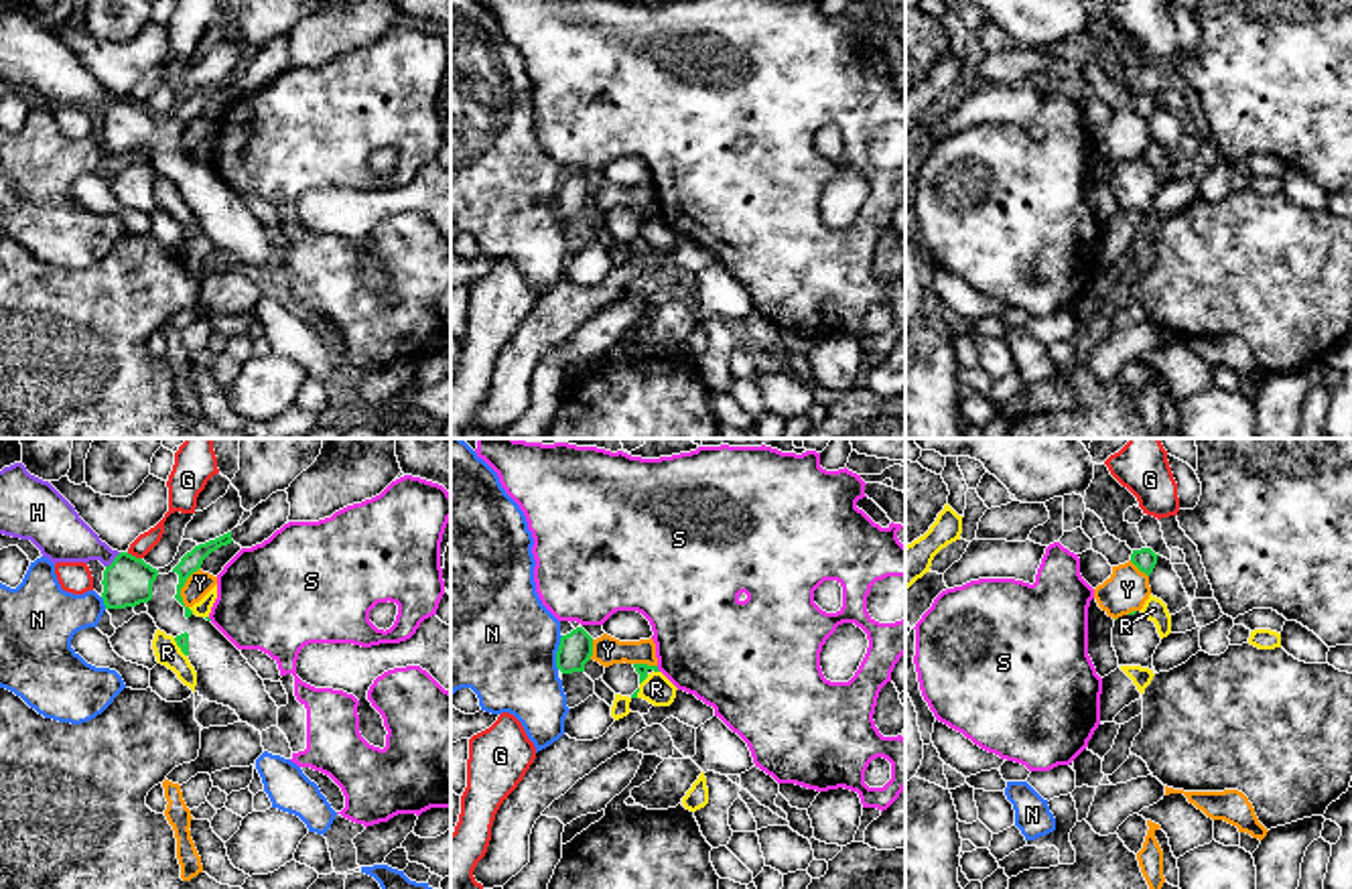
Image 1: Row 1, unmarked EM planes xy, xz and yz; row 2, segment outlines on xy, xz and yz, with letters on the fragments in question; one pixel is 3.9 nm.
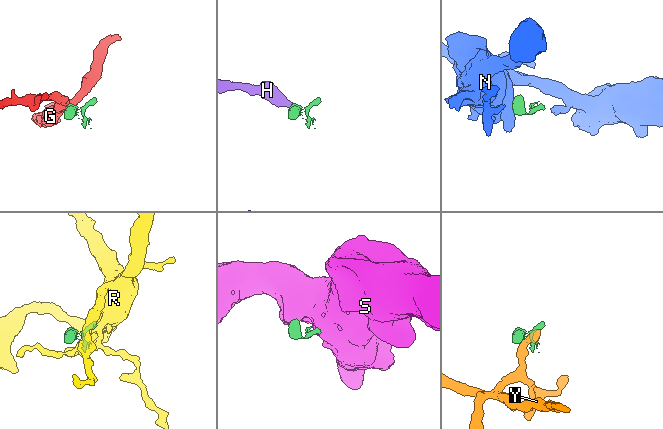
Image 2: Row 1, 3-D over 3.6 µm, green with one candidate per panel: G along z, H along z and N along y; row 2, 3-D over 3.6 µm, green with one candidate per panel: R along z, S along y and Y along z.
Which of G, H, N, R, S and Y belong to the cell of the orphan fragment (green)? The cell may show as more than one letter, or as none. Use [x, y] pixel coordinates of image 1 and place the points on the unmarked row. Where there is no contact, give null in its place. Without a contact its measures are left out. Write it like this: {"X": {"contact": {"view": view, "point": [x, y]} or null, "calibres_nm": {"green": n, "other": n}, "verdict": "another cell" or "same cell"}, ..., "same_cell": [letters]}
{"G": {"contact": {"view": "xy", "point": [134, 102]}, "calibres_nm": {"green": 190, "other": 80}, "verdict": "another cell"}, "H": {"contact": {"view": "xy", "point": [114, 106]}, "calibres_nm": {"green": 190, "other": 200}, "verdict": "same cell"}, "N": {"contact": {"view": "xz", "point": [557, 197]}, "calibres_nm": {"green": 140, "other": 460}, "verdict": "another cell"}, "R": {"contact": {"view": "xy", "point": [191, 157]}, "calibres_nm": {"green": 80, "other": 60}, "verdict": "another cell"}, "S": {"contact": {"view": "xz", "point": [656, 214]}, "calibres_nm": {"green": 50, "other": 420}, "verdict": "another cell"}, "Y": {"contact": {"view": "xy", "point": [183, 130]}, "calibres_nm": {"green": 80, "other": 100}, "verdict": "another cell"}, "same_cell": ["H"]}

